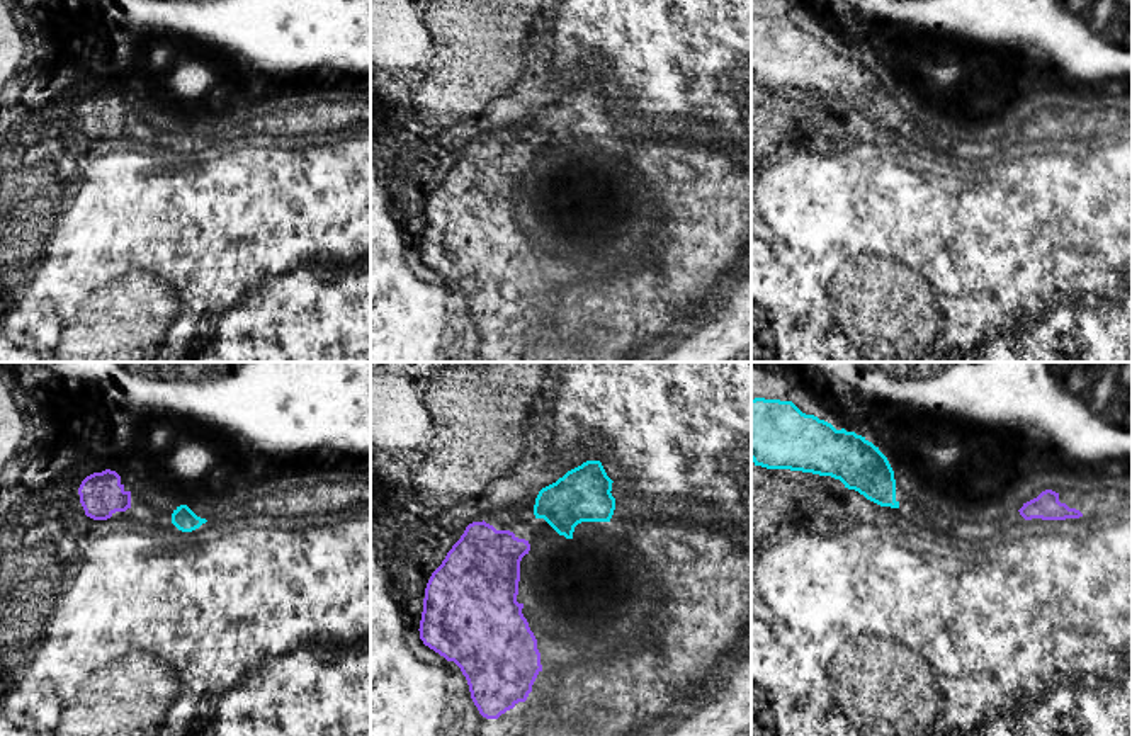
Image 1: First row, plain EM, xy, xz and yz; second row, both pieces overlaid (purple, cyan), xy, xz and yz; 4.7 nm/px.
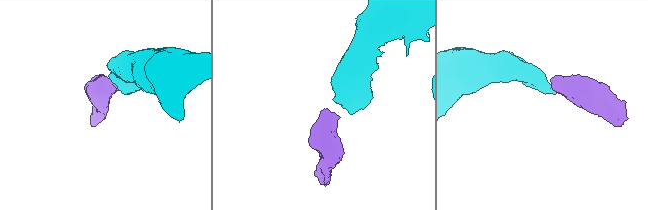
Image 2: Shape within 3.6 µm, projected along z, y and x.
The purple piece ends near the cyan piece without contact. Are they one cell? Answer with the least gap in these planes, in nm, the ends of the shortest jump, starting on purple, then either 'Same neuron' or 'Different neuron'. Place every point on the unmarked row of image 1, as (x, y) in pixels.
Distance 120 nm. Across: xz (524, 158), (536, 136). Same neuron

